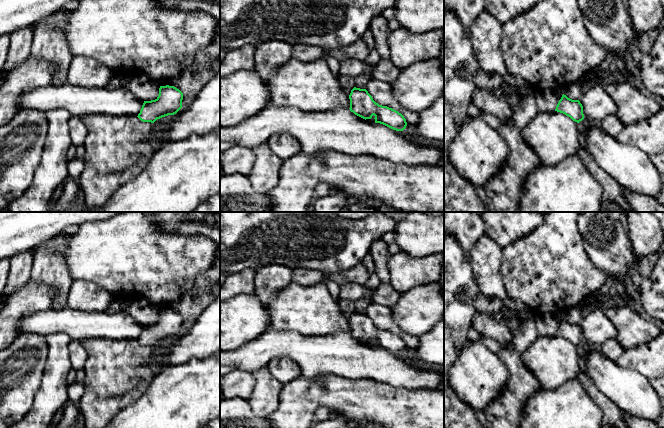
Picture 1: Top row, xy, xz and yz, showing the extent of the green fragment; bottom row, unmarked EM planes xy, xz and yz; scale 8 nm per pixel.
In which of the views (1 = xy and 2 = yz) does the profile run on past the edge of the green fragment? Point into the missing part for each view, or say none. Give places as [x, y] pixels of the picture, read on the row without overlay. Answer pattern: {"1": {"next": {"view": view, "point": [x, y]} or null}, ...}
{"1": {"next": null}, "2": {"next": null}}

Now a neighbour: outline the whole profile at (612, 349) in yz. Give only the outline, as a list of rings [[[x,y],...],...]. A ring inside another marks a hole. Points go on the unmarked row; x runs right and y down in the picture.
[[[610,339],[600,346],[601,352],[612,361],[616,362],[625,352],[625,349],[616,339]]]

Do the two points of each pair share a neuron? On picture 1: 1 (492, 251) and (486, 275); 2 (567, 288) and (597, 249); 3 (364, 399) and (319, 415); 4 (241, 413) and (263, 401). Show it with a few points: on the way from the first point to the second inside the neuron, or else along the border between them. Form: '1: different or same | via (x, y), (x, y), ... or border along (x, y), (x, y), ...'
1: same | via (486, 257), (486, 269)
2: different | border along (581, 237), (587, 256), (606, 275)
3: different | border along (329, 408), (319, 407), (313, 417)
4: different | border along (247, 400), (251, 411), (257, 416), (264, 417)

